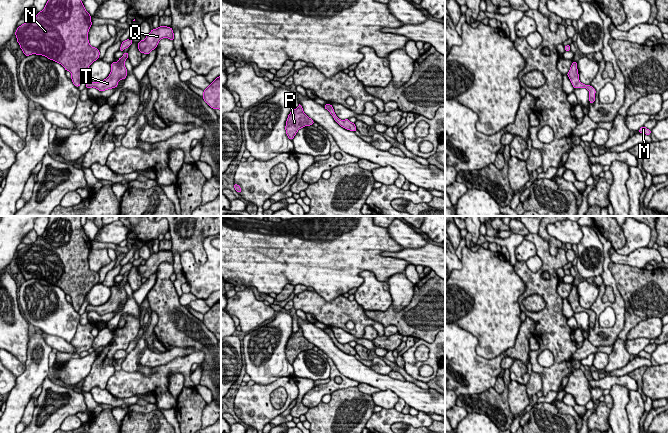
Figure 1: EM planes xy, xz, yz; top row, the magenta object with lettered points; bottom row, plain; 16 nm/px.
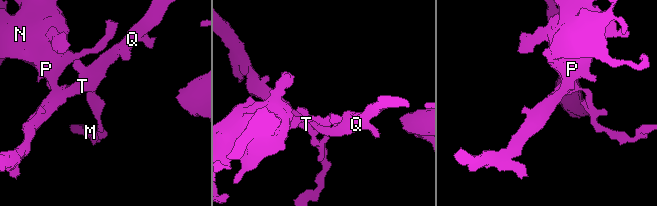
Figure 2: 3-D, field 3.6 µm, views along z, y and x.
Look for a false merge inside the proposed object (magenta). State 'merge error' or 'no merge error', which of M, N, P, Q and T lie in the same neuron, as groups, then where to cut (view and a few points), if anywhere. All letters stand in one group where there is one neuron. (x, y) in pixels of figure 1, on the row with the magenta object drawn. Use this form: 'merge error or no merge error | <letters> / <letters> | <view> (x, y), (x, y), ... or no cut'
no merge error | M N P Q T | no cut

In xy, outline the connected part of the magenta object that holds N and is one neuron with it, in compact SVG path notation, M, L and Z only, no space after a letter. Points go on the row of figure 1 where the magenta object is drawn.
M48 0L34 19L17 28L15 35L25 56L42 55L58 62L71 73L73 84L79 87L86 70L100 55L99 49L92 47L88 40L91 25L91 15L81 0Z

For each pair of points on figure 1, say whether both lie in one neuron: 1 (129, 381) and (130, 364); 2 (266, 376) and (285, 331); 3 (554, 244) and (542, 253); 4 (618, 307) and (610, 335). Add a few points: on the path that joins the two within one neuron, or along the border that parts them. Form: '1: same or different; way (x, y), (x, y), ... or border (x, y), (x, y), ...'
1: different; border (121, 369), (136, 371)
2: same; way (266, 365), (280, 342)
3: different; border (560, 247), (555, 254), (552, 254), (548, 249)
4: same; way (619, 314), (619, 325), (617, 328)

